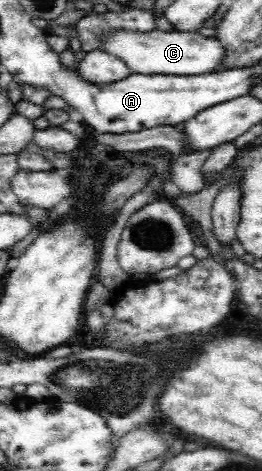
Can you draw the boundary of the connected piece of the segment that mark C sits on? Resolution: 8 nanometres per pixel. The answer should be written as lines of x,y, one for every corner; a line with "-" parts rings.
119,30
109,38
103,37
99,50
121,58
135,74
167,74
175,76
202,75
219,70
227,47
219,38
204,37
198,30
193,32
163,32
150,30
149,33
135,33

